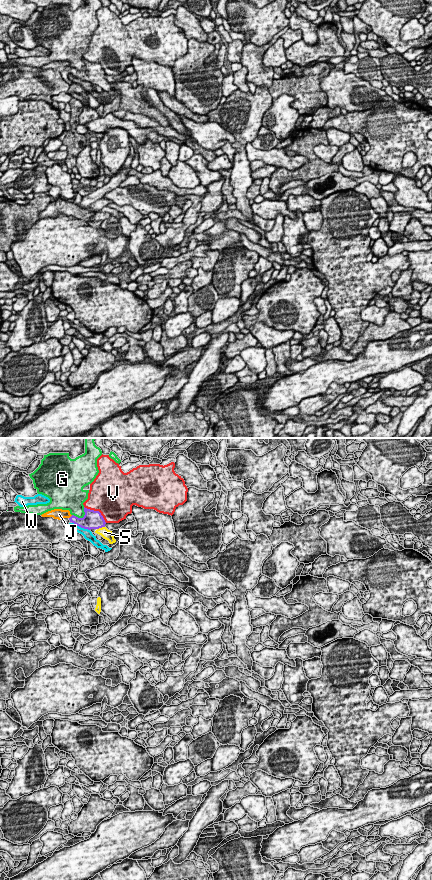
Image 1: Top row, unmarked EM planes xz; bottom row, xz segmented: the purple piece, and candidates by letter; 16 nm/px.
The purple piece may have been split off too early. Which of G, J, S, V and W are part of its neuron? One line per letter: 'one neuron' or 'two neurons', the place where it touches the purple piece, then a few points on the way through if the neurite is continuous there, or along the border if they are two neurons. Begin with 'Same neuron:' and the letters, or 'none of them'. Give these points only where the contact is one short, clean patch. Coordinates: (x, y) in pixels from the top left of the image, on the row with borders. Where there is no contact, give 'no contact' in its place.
Same neuron: S
G: two neurons; contact xz (83, 517)
J: two neurons; contact xz (70, 517); border xz (72, 515), (69, 518)
S: one neuron; contact xz (100, 527); way xz (92, 519), (100, 527), (104, 532)
V: two neurons; contact xz (97, 511)
W: two neurons; contact xz (81, 527); border xz (72, 522), (89, 530)

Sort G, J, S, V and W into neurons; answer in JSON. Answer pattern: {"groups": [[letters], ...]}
{"groups": [["G"], ["J"], ["S"], ["V"], ["W"]]}

